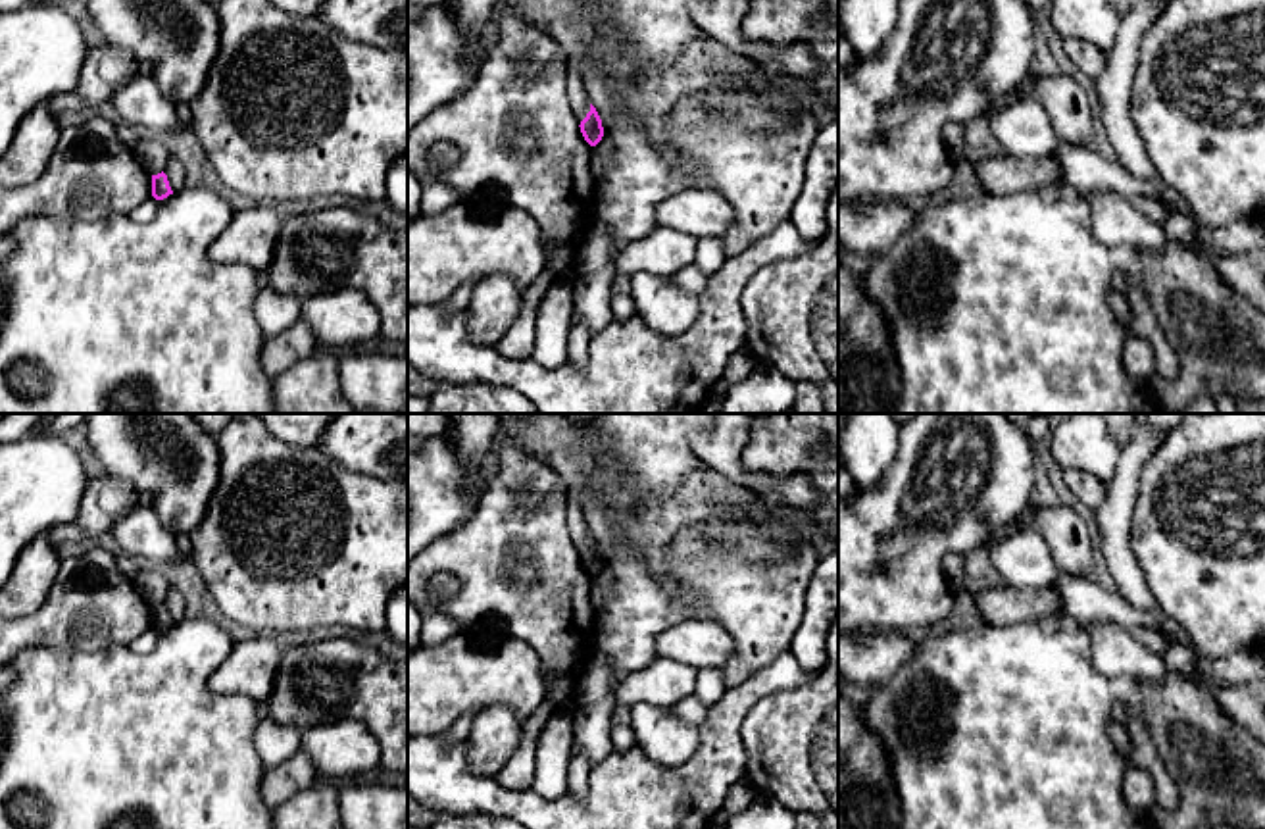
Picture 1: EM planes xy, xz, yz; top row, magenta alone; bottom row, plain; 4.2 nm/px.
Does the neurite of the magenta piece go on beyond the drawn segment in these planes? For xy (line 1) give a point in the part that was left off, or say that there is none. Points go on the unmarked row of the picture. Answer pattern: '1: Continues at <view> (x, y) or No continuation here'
1: No continuation here

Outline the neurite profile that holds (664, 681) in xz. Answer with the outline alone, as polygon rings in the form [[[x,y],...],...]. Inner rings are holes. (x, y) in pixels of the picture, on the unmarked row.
[[[657,656],[640,671],[621,675],[615,704],[634,706],[646,702],[671,708],[694,694],[698,669],[671,658]]]

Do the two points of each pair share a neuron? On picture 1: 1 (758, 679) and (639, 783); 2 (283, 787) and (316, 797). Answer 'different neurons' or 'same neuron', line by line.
1: same neuron
2: different neurons

